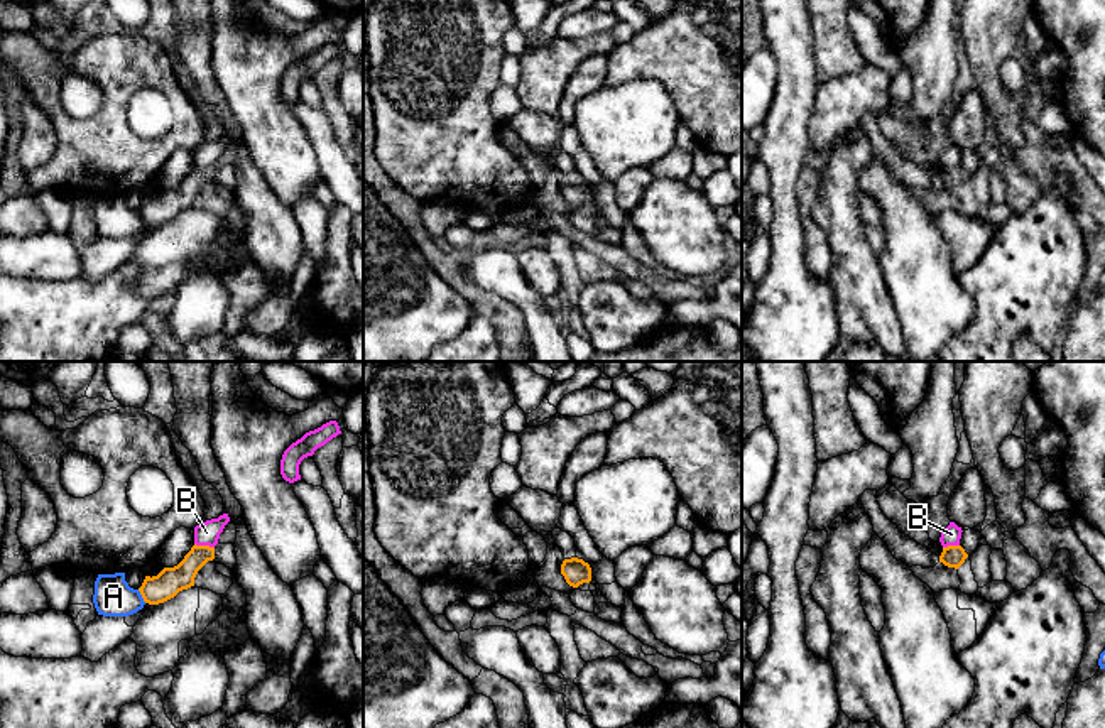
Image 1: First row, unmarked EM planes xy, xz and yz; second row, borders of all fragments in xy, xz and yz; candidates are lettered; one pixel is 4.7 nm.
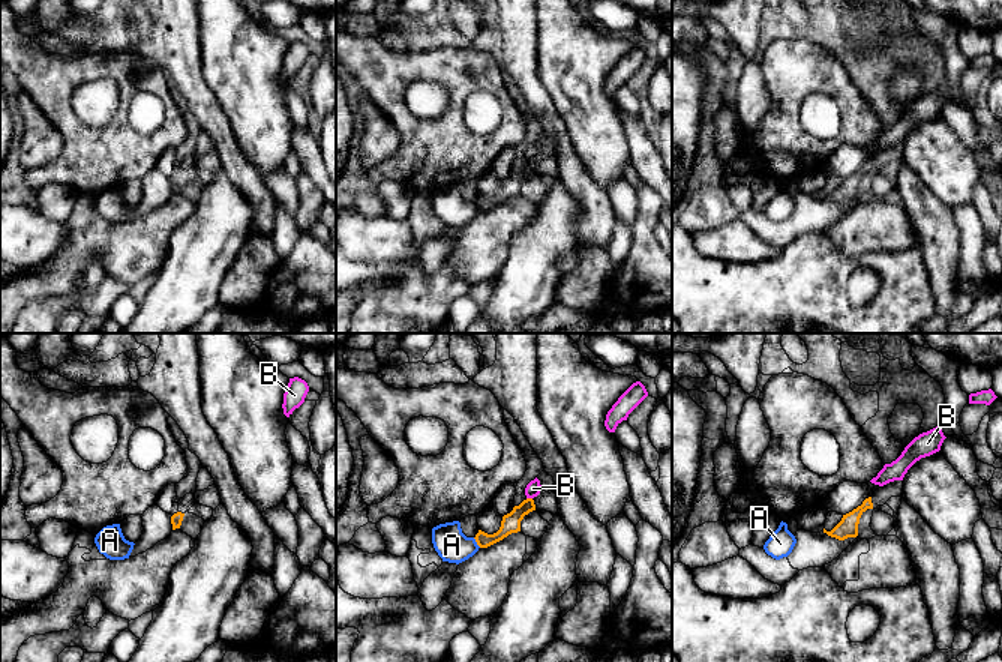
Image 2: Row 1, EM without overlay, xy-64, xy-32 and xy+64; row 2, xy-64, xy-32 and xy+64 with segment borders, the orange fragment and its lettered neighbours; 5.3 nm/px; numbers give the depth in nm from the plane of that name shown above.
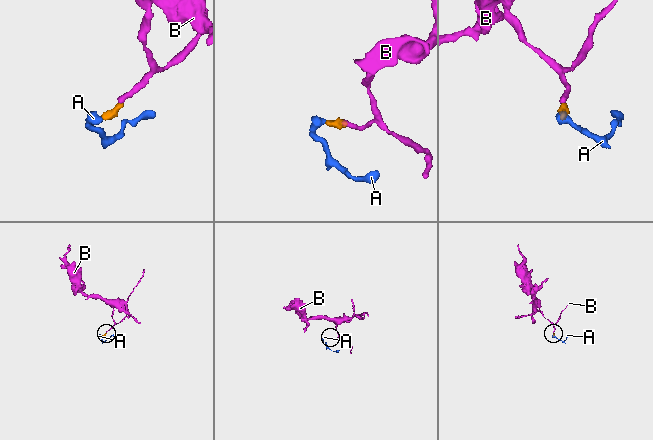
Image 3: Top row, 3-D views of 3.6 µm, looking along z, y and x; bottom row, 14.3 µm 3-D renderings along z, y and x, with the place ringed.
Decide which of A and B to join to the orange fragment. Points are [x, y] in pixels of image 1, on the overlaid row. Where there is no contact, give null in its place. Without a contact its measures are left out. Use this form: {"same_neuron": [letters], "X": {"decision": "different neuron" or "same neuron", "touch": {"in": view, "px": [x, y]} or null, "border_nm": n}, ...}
{"same_neuron": ["A", "B"], "A": {"decision": "same neuron", "touch": {"in": "xy", "px": [142, 597]}, "border_nm": 80}, "B": {"decision": "same neuron", "touch": {"in": "xy", "px": [205, 546]}, "border_nm": 100}}

